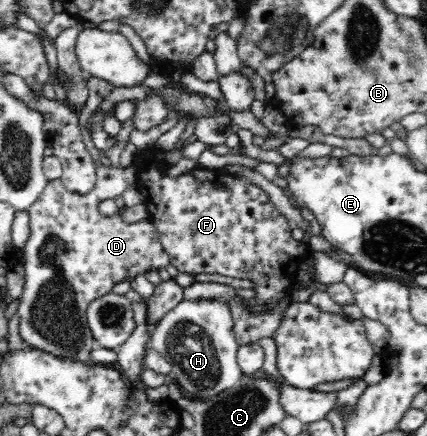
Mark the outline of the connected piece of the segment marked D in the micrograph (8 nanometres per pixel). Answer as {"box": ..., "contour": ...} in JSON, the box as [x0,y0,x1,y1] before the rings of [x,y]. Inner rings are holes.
{"box":[17,78,170,363],"contour":[[[88,78],[89,97],[80,111],[79,123],[82,143],[95,161],[96,184],[86,195],[78,195],[67,191],[61,179],[50,181],[43,194],[28,208],[31,231],[22,249],[25,285],[17,309],[20,336],[30,348],[84,363],[90,350],[97,346],[86,321],[88,304],[110,293],[120,280],[132,281],[138,274],[156,271],[170,263],[168,253],[154,235],[150,220],[126,223],[122,215],[126,206],[113,216],[103,216],[98,211],[102,200],[116,198],[128,186],[137,185],[137,170],[142,164],[135,161],[127,168],[114,165],[108,168],[99,161],[101,152],[95,147],[85,125],[114,87],[103,79]]]}

